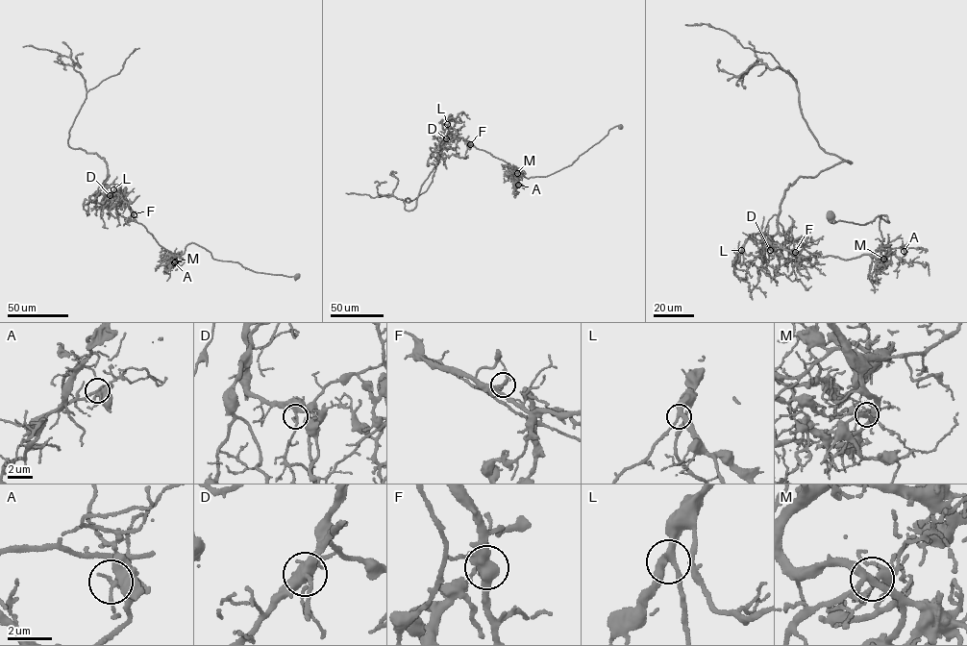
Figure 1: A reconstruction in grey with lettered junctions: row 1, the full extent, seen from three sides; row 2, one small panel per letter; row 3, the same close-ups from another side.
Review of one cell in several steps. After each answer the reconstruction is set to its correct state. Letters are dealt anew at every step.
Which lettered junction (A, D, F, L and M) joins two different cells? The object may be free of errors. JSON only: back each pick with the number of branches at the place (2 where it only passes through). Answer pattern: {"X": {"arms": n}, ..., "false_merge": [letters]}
{"F": {"arms": 4}, "false_merge": ["F"]}

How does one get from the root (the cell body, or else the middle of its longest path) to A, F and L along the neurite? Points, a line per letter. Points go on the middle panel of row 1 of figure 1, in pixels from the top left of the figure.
A: (620, 126), (610, 129), (570, 165), (547, 176), (527, 178), (519, 171), (518, 185)
F: (620, 126), (610, 129), (570, 165), (546, 176), (526, 178), (504, 161), (470, 144)
L: (620, 126), (610, 129), (570, 165), (546, 176), (528, 178), (461, 137), (448, 136), (441, 144), (447, 124)

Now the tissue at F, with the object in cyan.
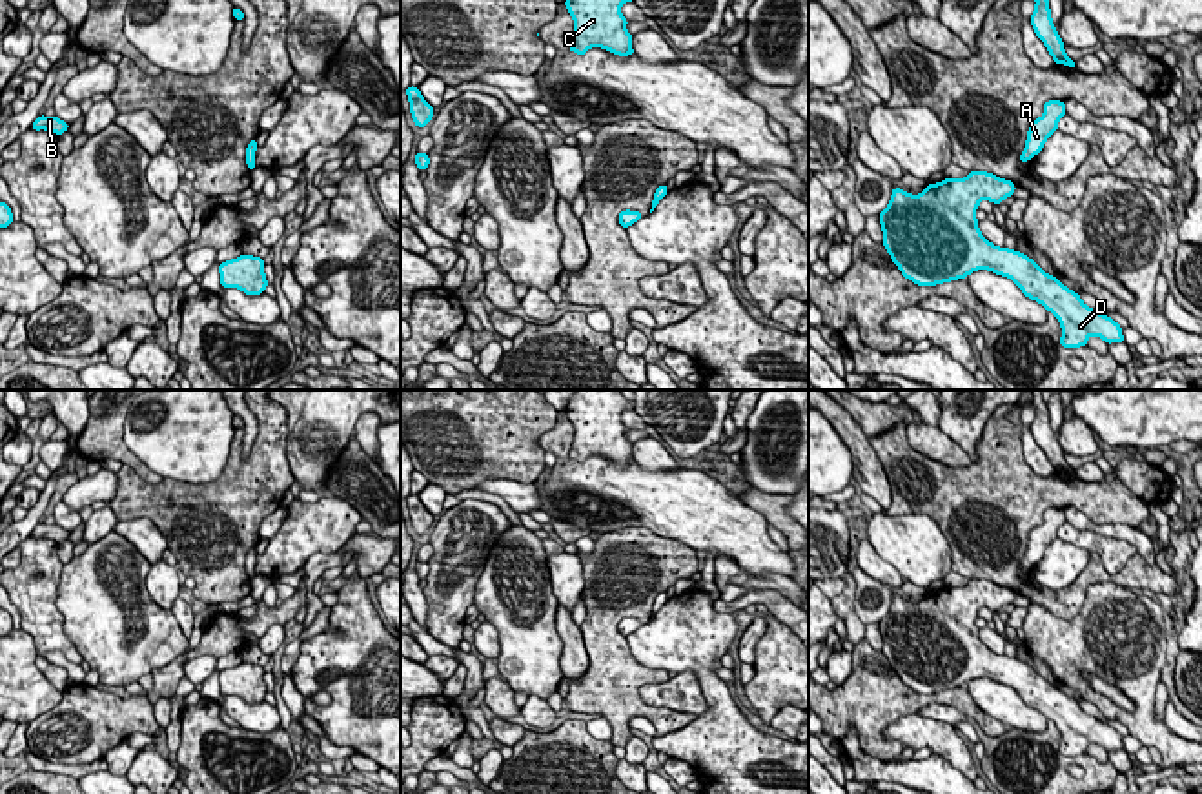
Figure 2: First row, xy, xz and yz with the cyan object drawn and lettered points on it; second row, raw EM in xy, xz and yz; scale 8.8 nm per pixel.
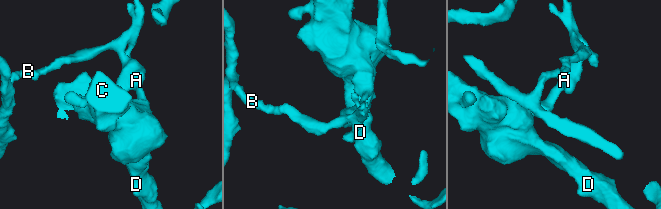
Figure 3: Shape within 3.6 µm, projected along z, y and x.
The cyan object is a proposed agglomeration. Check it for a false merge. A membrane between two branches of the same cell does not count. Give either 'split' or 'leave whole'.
split

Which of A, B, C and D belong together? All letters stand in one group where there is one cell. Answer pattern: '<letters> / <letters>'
A B / C D

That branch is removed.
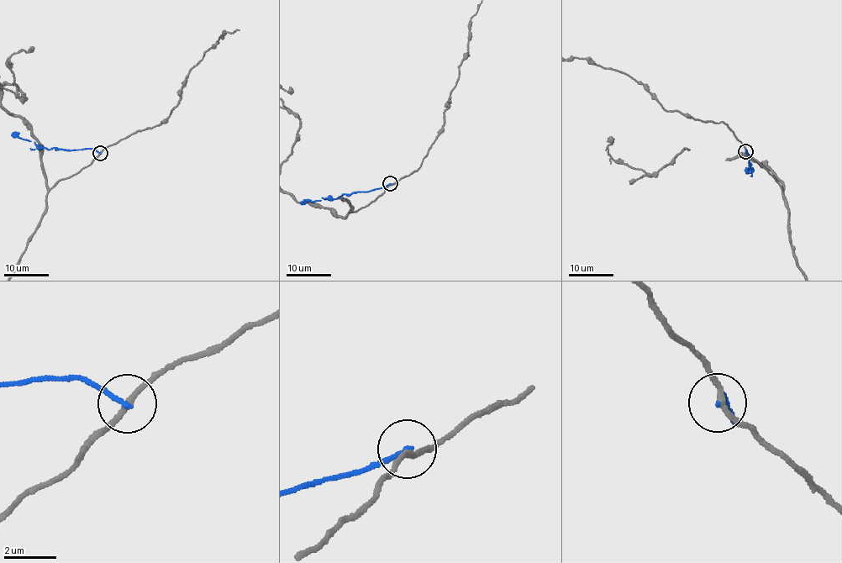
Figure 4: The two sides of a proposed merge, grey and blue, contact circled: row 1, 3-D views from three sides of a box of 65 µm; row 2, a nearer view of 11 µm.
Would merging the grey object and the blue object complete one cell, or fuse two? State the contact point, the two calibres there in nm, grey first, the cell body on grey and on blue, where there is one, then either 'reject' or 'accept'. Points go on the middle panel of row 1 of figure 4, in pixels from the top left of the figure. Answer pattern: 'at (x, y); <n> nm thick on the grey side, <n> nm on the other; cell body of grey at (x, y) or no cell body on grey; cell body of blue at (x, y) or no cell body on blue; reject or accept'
at (390, 183); 220 nm thick on the grey side, 160 nm on the other; no cell body on grey; no cell body on blue; reject

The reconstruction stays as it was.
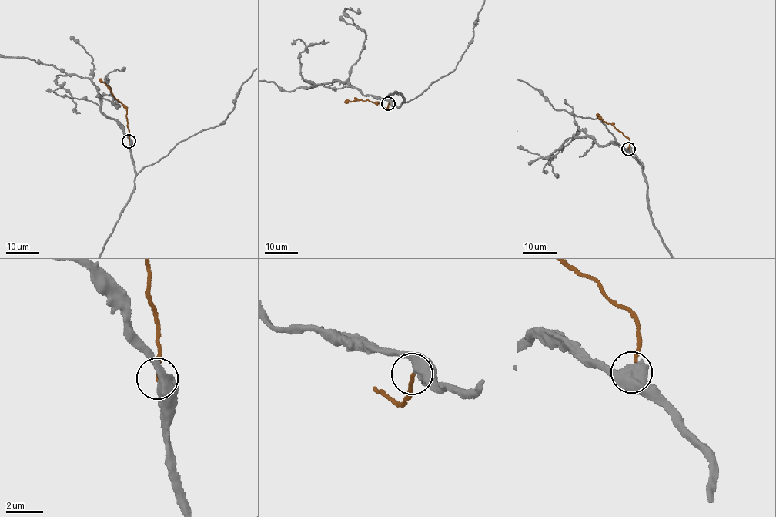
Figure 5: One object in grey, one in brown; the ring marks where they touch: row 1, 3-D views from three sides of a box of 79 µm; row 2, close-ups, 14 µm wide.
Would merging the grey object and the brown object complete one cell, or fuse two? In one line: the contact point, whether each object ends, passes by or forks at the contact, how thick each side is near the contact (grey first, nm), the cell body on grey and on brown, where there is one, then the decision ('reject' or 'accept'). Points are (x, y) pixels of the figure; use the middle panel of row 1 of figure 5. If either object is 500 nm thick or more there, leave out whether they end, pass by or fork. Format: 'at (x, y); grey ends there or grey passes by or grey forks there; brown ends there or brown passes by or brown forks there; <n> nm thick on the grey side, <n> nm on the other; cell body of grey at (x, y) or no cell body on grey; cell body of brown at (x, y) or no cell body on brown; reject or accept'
at (388, 103); 600 nm thick on the grey side, 190 nm on the other; no cell body on grey; no cell body on brown; accept

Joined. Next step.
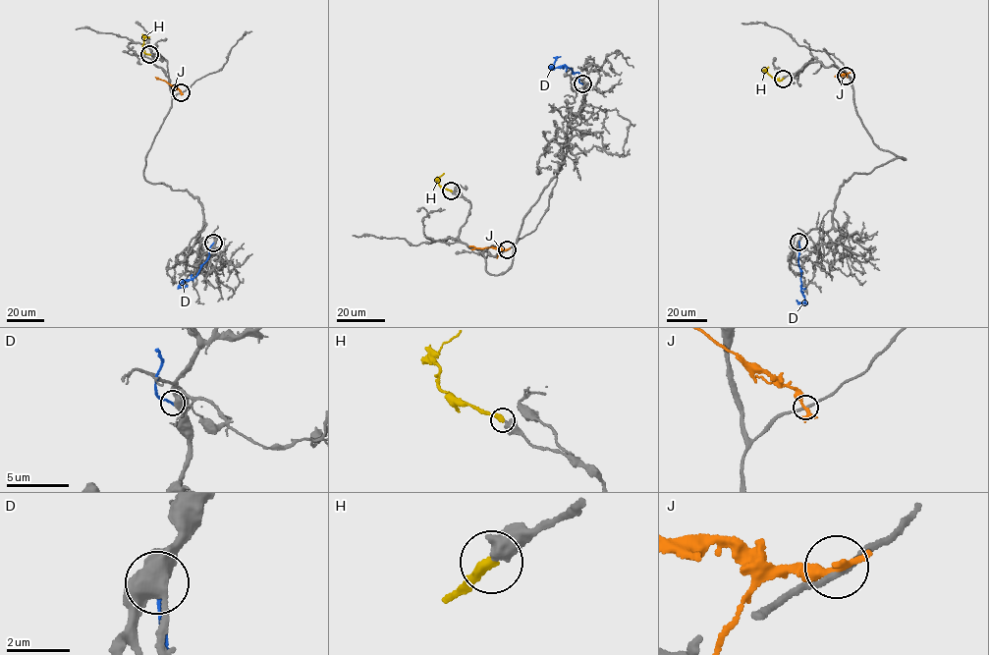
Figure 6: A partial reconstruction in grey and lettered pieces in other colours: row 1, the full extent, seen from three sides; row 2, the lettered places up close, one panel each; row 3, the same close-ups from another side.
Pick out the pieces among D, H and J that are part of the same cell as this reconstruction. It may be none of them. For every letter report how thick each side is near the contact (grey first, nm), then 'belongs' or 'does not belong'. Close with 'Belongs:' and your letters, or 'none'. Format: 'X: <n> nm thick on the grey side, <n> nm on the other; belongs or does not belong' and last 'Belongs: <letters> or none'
D: 480 nm thick on the grey side, 180 nm on the other; does not belong
H: 550 nm thick on the grey side, 360 nm on the other; belongs
J: 200 nm thick on the grey side, 300 nm on the other; does not belong
Belongs: H

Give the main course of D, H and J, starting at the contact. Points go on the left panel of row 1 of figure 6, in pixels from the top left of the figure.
D: (213, 243), (197, 274), (179, 285), (188, 285)
H: (150, 54), (145, 53), (142, 46), (145, 36), (149, 36)
J: (181, 92), (155, 77)

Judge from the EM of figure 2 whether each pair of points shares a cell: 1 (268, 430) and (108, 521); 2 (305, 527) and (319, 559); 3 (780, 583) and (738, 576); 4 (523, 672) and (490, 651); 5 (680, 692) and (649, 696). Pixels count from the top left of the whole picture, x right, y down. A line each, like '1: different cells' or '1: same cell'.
1: different cells
2: different cells
3: same cell
4: different cells
5: same cell

